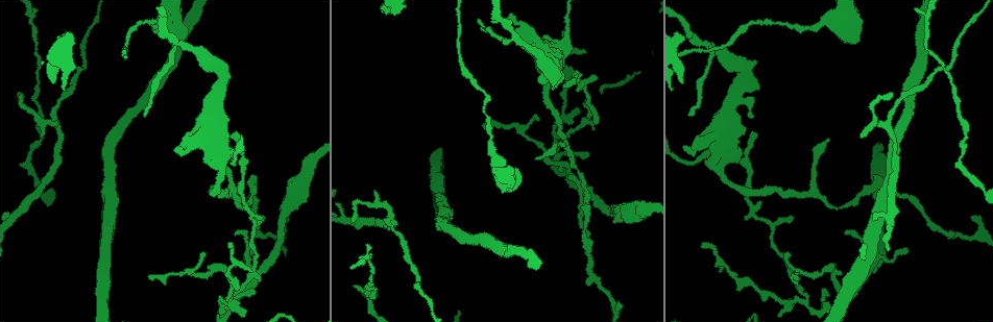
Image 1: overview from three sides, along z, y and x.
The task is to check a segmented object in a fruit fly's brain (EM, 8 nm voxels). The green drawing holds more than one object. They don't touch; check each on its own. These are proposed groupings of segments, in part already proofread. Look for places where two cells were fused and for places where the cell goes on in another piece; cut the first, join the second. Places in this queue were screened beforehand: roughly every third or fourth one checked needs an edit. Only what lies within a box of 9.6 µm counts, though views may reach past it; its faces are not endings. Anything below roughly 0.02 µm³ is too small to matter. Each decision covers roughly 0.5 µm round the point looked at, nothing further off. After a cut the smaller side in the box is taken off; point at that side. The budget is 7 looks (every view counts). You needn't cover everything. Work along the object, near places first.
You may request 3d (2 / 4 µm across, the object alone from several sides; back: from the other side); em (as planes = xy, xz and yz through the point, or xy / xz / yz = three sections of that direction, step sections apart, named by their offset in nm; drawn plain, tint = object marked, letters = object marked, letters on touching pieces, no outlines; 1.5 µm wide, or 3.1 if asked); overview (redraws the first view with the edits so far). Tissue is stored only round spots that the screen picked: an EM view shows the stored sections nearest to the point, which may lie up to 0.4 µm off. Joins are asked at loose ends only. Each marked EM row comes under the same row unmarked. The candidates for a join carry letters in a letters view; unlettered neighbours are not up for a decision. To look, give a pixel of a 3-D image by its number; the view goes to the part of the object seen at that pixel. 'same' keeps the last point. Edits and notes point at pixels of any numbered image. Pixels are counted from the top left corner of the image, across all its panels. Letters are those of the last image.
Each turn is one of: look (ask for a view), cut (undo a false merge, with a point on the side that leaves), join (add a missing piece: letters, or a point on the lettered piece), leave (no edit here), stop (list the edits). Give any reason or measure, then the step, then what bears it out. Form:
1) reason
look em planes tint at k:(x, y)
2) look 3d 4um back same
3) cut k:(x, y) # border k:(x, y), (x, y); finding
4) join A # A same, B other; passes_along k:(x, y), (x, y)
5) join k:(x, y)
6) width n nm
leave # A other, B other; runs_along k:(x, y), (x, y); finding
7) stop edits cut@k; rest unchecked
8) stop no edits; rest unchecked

tapers out
look em xy step 8 letters at 1:(287, 221)

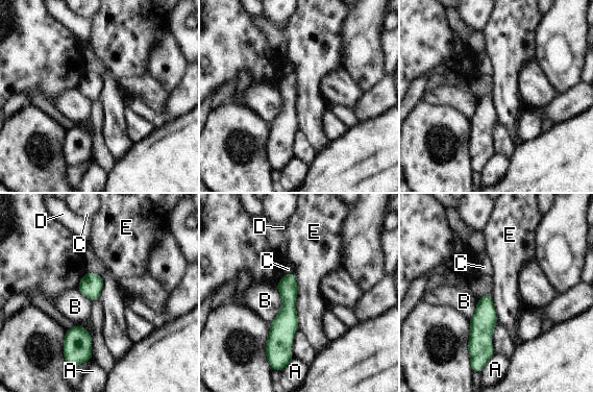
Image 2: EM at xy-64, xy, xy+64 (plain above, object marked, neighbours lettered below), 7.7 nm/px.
leave # A other, B other, C other, D other, E other; border 2:(292, 271), (299, 327); none of them fits

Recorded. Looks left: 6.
free end
look em planes letters at 1:(907, 249)

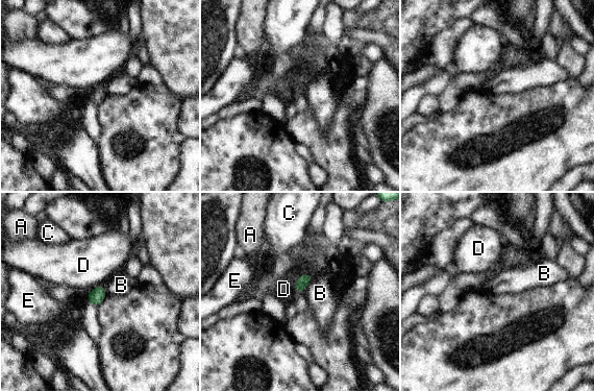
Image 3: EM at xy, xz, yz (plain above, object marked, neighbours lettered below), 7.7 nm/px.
longest_contact D 190 nm
leave # A other, B other, C other, D other, E other; border 3:(314, 275), (303, 292); no lettered piece goes on from it

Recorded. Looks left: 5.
free end
look em xy step 4 letters at 1:(231, 136)

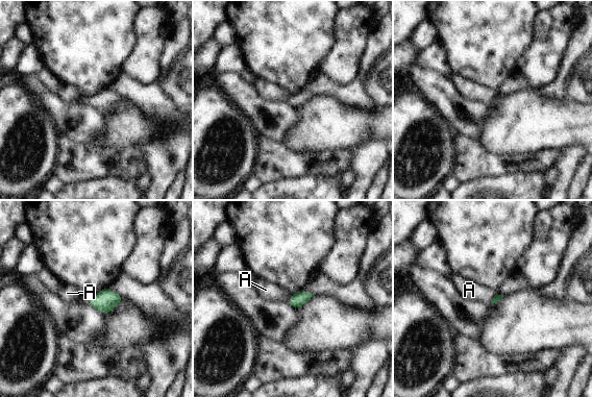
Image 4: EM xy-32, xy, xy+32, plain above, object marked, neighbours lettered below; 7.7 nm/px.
look em planes letters same

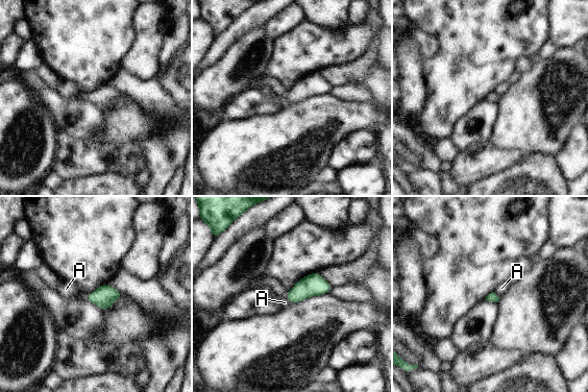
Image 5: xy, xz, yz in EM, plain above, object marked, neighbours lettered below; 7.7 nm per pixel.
leave # A other; border 5:(286, 297), (291, 303); no lettered piece goes on from it

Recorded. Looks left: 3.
stop no edits; rest unchecked

